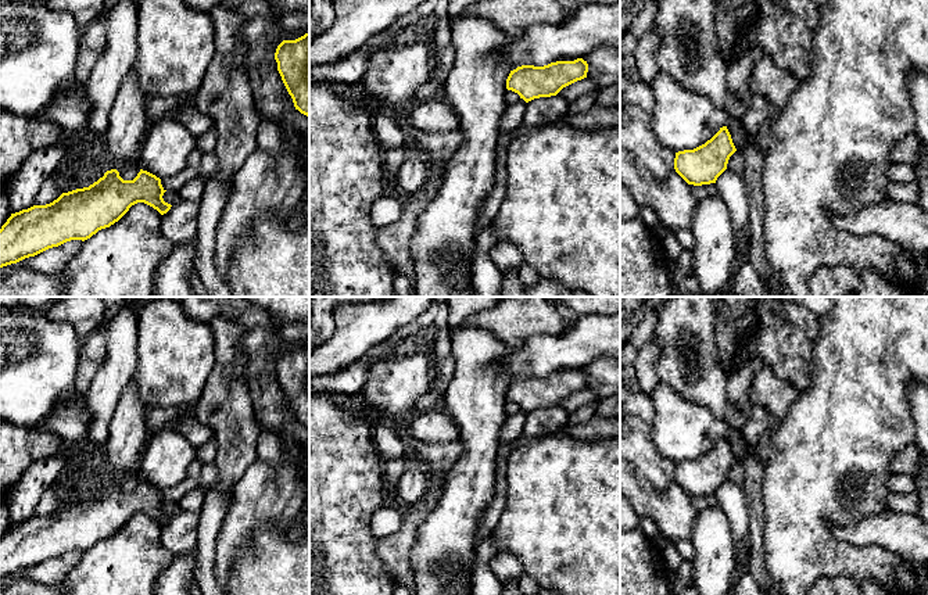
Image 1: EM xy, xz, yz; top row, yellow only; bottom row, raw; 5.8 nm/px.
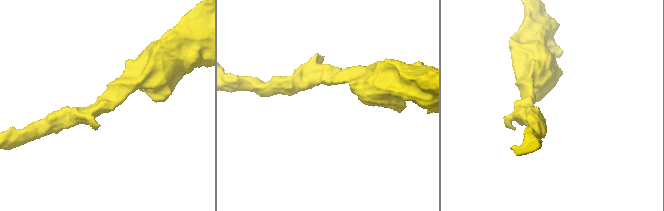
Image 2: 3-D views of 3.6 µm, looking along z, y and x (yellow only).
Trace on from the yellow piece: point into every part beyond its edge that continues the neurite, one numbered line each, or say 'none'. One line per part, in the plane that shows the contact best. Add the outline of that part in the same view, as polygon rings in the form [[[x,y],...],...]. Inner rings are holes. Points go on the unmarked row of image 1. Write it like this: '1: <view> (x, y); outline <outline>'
none

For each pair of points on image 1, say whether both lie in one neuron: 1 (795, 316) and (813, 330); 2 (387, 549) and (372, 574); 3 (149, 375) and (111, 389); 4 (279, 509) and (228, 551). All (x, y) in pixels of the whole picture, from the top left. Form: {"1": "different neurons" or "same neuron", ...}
{"1": "same neuron", "2": "different neurons", "3": "different neurons", "4": "same neuron"}

